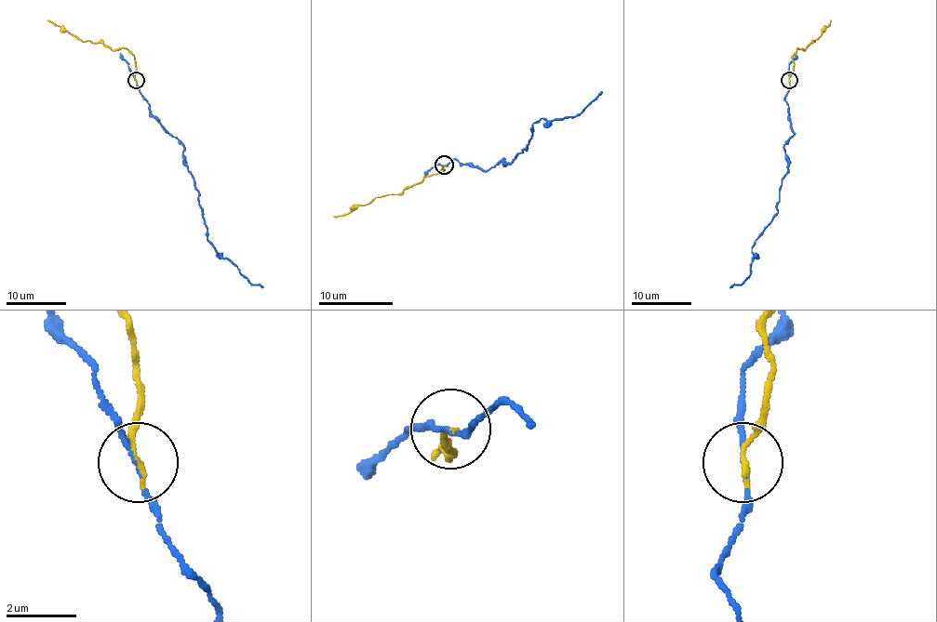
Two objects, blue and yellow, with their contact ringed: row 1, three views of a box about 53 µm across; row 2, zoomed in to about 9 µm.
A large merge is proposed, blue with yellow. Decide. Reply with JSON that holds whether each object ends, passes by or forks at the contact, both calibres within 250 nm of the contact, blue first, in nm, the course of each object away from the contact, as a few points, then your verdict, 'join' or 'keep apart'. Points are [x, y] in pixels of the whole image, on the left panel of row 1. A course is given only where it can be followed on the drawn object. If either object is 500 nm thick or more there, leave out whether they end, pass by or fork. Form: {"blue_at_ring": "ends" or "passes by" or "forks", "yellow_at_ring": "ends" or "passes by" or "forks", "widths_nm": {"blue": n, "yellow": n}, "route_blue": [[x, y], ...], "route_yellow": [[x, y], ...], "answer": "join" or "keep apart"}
{"blue_at_ring": "passes by", "yellow_at_ring": "ends", "widths_nm": {"blue": 100, "yellow": 150}, "route_blue": [[135, 80], [149, 112], [183, 146], [184, 165], [195, 182], [211, 246], [252, 284], [262, 288]], "route_yellow": [[135, 80], [135, 58], [127, 48], [113, 50], [100, 43], [83, 41], [46, 20]], "answer": "keep apart"}

